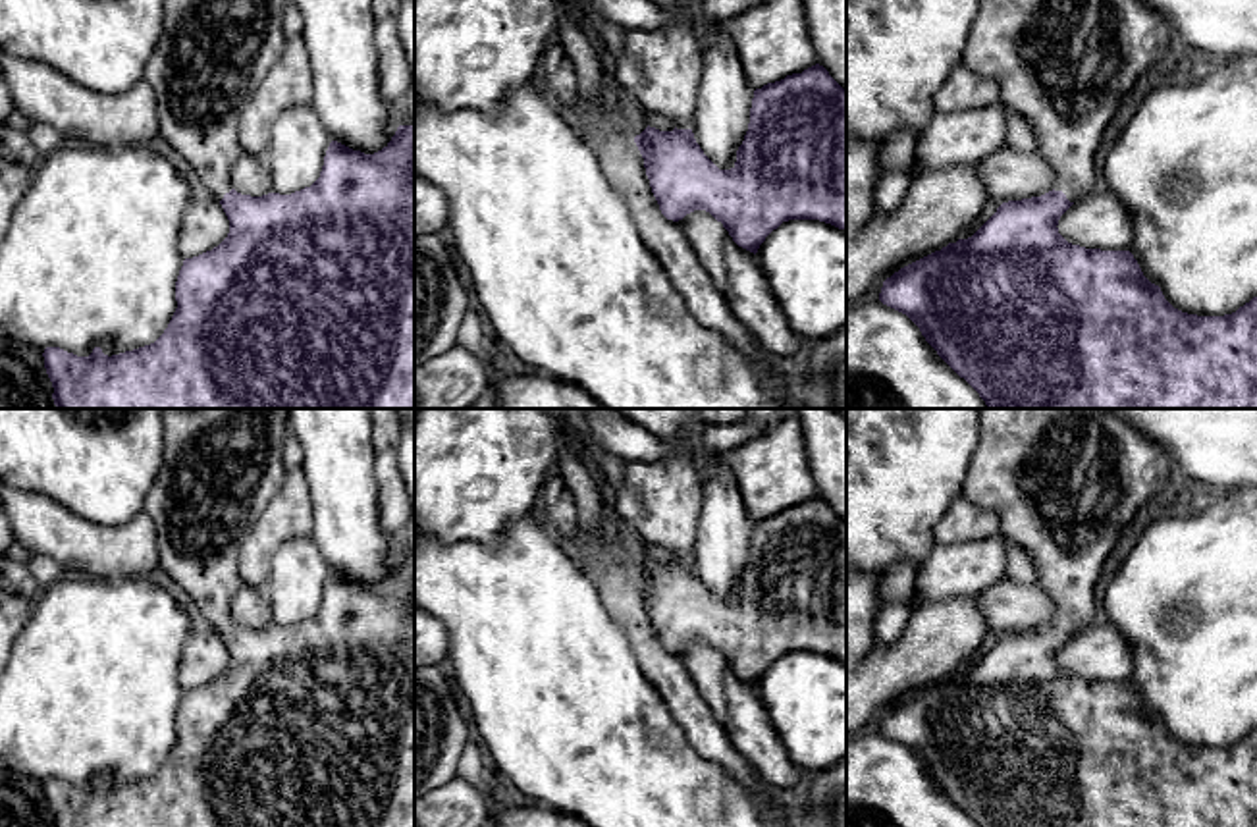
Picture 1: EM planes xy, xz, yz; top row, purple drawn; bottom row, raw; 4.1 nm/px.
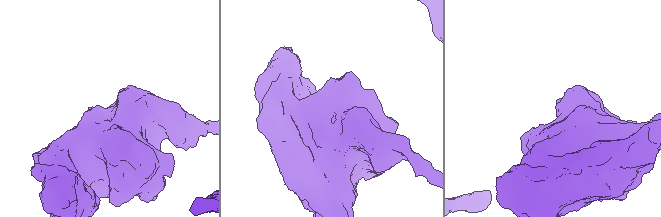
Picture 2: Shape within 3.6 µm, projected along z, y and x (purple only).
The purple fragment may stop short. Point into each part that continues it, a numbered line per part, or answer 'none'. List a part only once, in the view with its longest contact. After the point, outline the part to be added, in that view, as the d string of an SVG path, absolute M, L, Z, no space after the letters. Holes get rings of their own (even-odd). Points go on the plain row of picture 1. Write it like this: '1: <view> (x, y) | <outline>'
1: yz (1065, 482) | M977 409L977 428L979 436L974 455L968 463L962 495L981 507L991 509L1001 520L1001 536L1022 546L1028 551L1035 569L1037 582L1049 590L1049 596L1056 607L1055 623L1062 623L1070 634L1085 632L1093 623L1097 623L1095 584L1099 580L1103 565L1114 549L1120 532L1134 519L1134 515L1143 505L1155 505L1157 501L1161 501L1170 478L1170 455L1143 432L1118 416L1112 409Z

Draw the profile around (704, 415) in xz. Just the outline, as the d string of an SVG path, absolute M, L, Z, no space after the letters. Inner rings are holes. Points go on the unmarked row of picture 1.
M694 409L700 422L738 424L748 418L748 409Z

